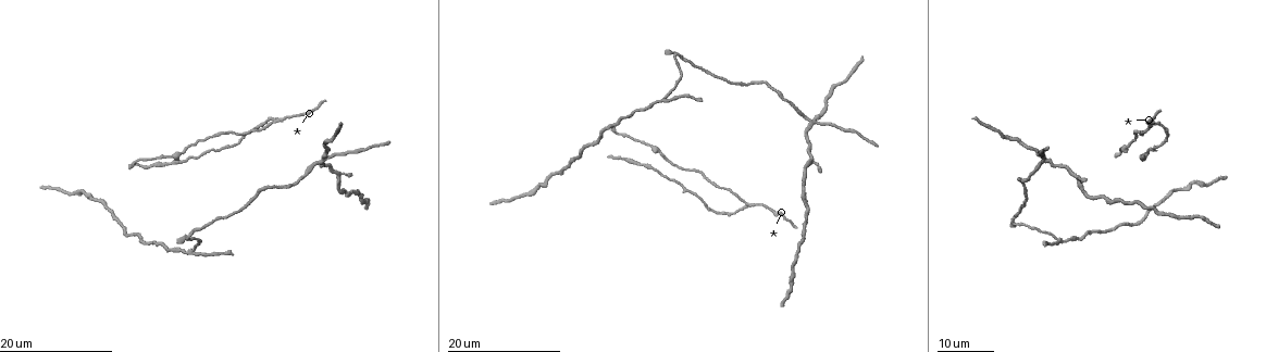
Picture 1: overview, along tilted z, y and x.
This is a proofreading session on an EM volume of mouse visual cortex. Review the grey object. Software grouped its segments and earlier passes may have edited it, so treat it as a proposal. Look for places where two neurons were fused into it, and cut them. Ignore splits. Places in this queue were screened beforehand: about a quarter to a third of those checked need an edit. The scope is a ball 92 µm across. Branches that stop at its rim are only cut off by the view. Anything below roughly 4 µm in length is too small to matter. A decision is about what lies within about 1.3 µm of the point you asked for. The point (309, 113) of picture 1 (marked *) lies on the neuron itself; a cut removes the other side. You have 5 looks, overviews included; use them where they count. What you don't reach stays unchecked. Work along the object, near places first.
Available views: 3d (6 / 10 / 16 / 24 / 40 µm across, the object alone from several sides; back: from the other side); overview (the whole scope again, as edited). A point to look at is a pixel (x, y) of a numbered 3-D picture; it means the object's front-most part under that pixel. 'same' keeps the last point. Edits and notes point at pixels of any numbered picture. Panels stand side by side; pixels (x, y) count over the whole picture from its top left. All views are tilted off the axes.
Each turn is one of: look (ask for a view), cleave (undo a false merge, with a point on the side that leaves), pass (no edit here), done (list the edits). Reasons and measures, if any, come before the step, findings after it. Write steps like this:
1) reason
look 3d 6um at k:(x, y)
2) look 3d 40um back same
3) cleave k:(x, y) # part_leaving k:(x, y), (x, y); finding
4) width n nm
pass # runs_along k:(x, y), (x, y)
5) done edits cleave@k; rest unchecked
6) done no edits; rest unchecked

three arms meet
look 3d 16um at 1:(746, 204)

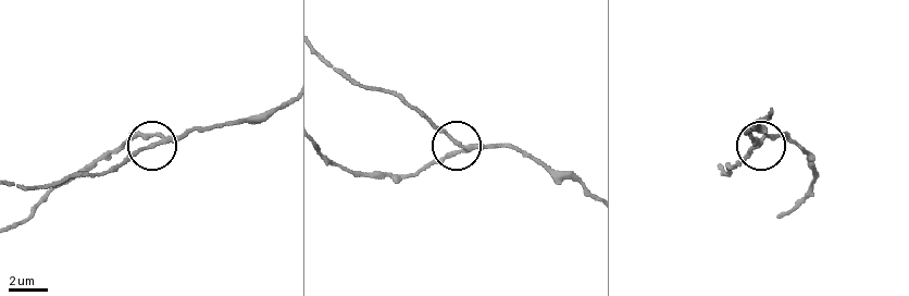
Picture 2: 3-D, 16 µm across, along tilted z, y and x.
closer look
look 3d 6um at 2:(461, 145)

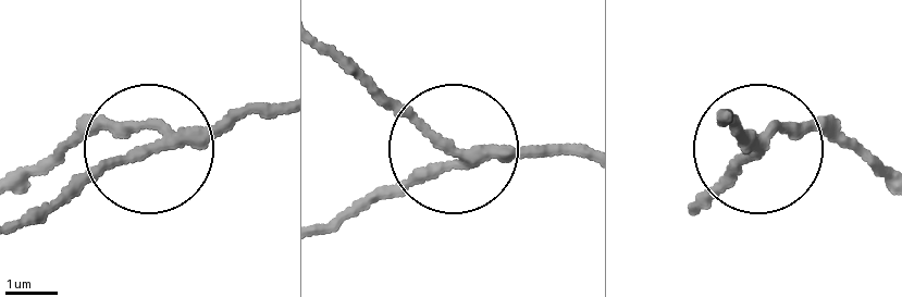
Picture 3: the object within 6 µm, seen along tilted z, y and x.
pass # runs_along 3:(273, 109), (173, 132), (39, 214); all the same neuron

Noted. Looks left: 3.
sudden change in width
look 3d 16um at 1:(184, 151)

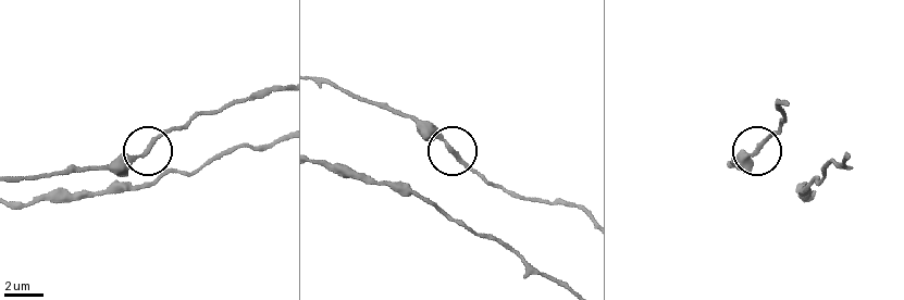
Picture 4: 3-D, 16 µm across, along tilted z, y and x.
closer look
look 3d 6um at 4:(148, 153)

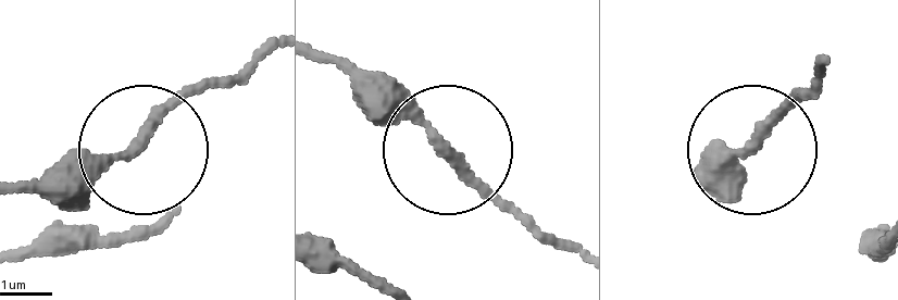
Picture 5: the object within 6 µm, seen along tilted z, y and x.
pass # runs_along 5:(265, 57), (132, 149), (25, 184); all the same neuron

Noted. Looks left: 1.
done no edits; rest unchecked

